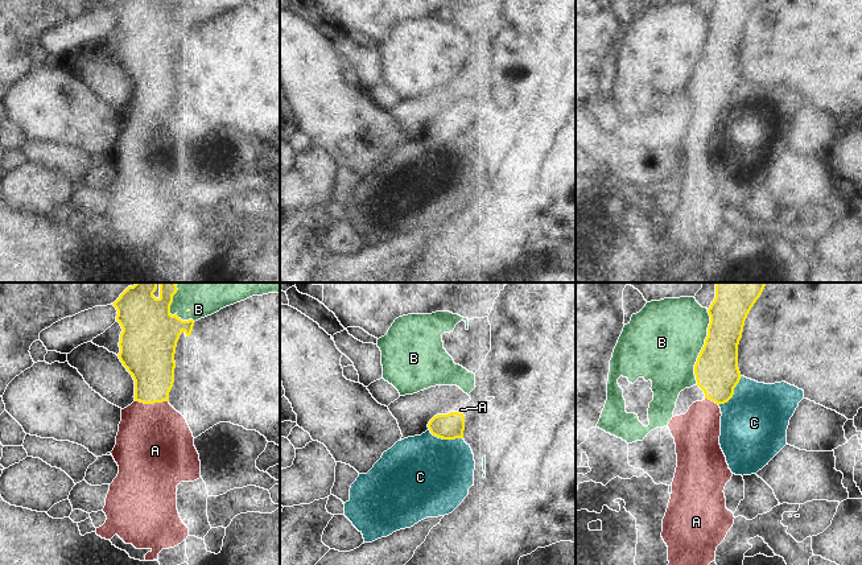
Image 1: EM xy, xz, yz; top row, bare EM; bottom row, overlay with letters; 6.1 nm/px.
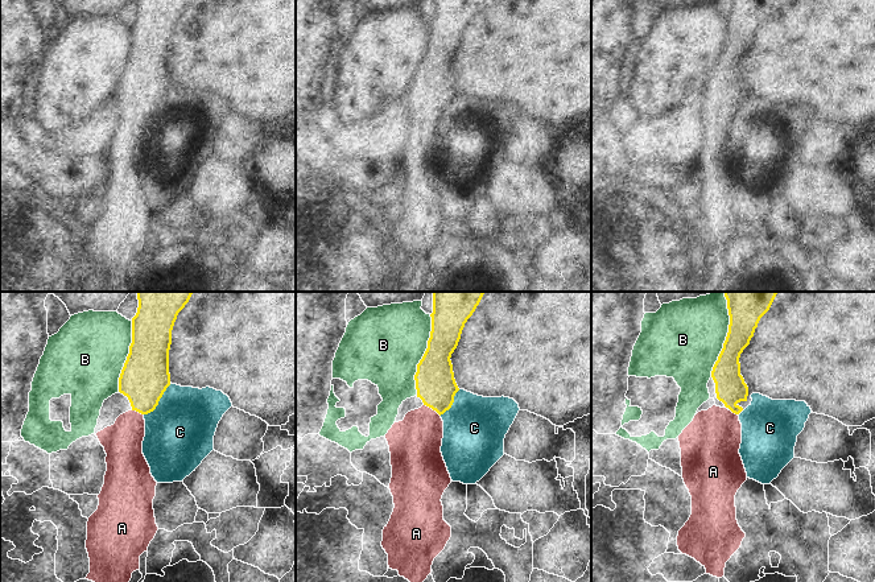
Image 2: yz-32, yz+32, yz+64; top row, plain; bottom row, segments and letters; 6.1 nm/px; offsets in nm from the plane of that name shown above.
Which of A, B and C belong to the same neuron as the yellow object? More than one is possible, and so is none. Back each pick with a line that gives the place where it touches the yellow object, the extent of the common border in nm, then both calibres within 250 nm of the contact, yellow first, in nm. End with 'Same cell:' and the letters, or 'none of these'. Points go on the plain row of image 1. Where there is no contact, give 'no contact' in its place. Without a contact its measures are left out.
A: xy (152, 107) | 200 nm | 280/460 nm
Same cell: A

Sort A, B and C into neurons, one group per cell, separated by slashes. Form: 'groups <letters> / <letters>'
groups A / B / C

